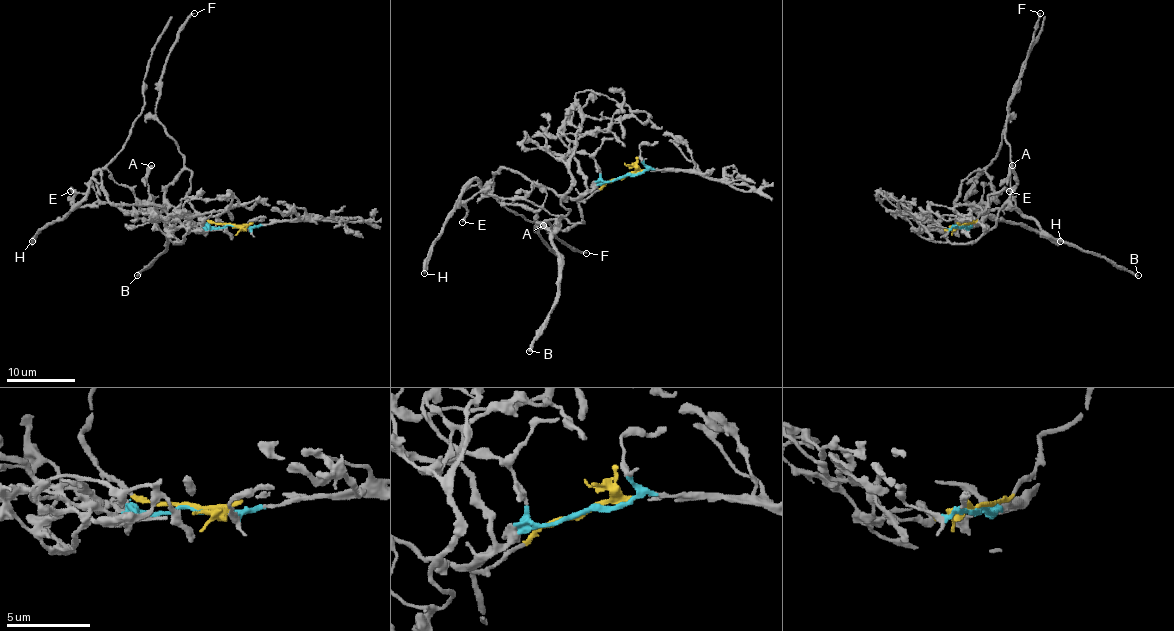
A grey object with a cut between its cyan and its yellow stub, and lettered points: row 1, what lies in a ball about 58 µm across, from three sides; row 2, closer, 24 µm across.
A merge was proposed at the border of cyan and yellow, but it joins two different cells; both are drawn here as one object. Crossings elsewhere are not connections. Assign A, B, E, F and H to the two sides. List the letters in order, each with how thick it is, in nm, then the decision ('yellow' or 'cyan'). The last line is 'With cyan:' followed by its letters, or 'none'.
A: 480 nm thick; yellow
B: 280 nm thick; yellow
E: 240 nm thick; yellow
F: 190 nm thick; yellow
H: 400 nm thick; cyan
With cyan: H

